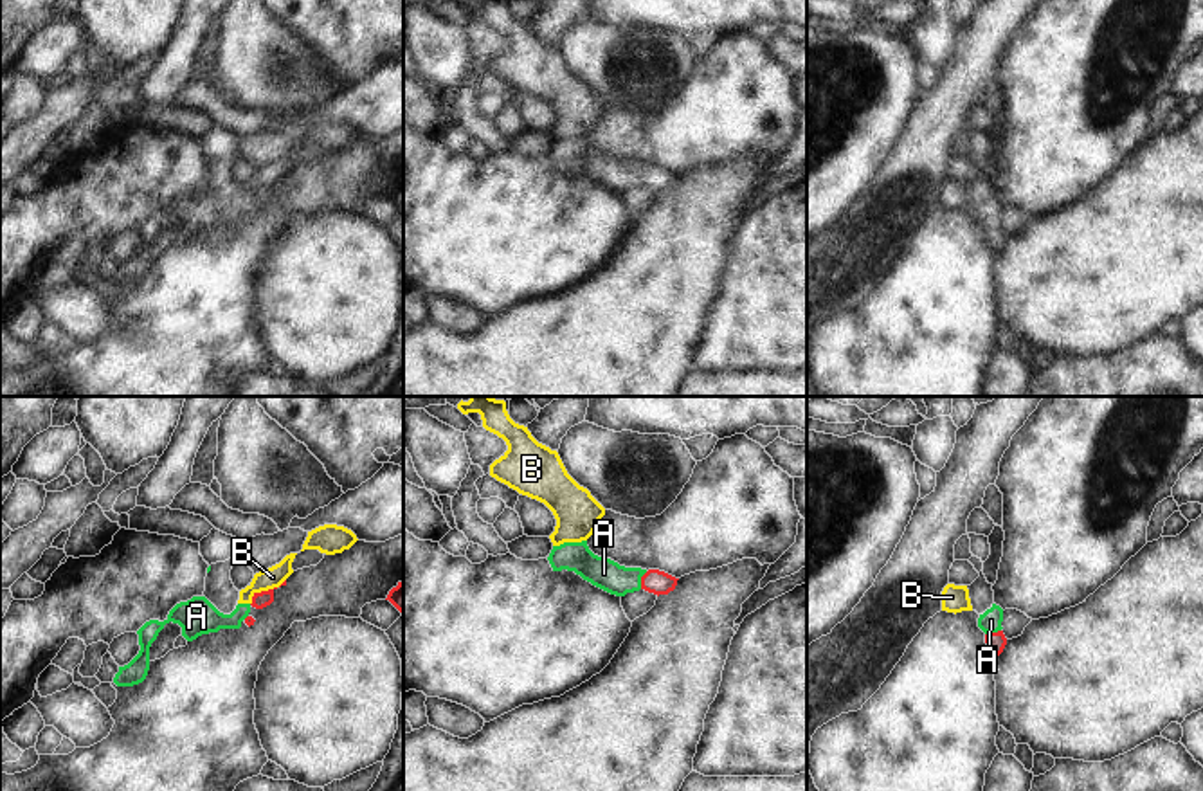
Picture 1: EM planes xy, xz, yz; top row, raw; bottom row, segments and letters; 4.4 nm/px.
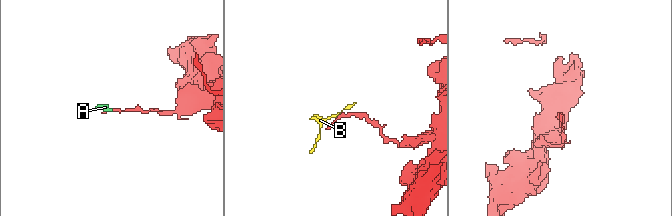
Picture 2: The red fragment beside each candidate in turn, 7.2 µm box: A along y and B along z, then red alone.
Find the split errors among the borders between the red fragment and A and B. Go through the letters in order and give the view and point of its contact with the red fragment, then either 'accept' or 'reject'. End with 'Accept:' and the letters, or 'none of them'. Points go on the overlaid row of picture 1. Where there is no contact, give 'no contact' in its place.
A: contact xz (642, 581); accept
B: contact xy (265, 591); reject
Accept: A

